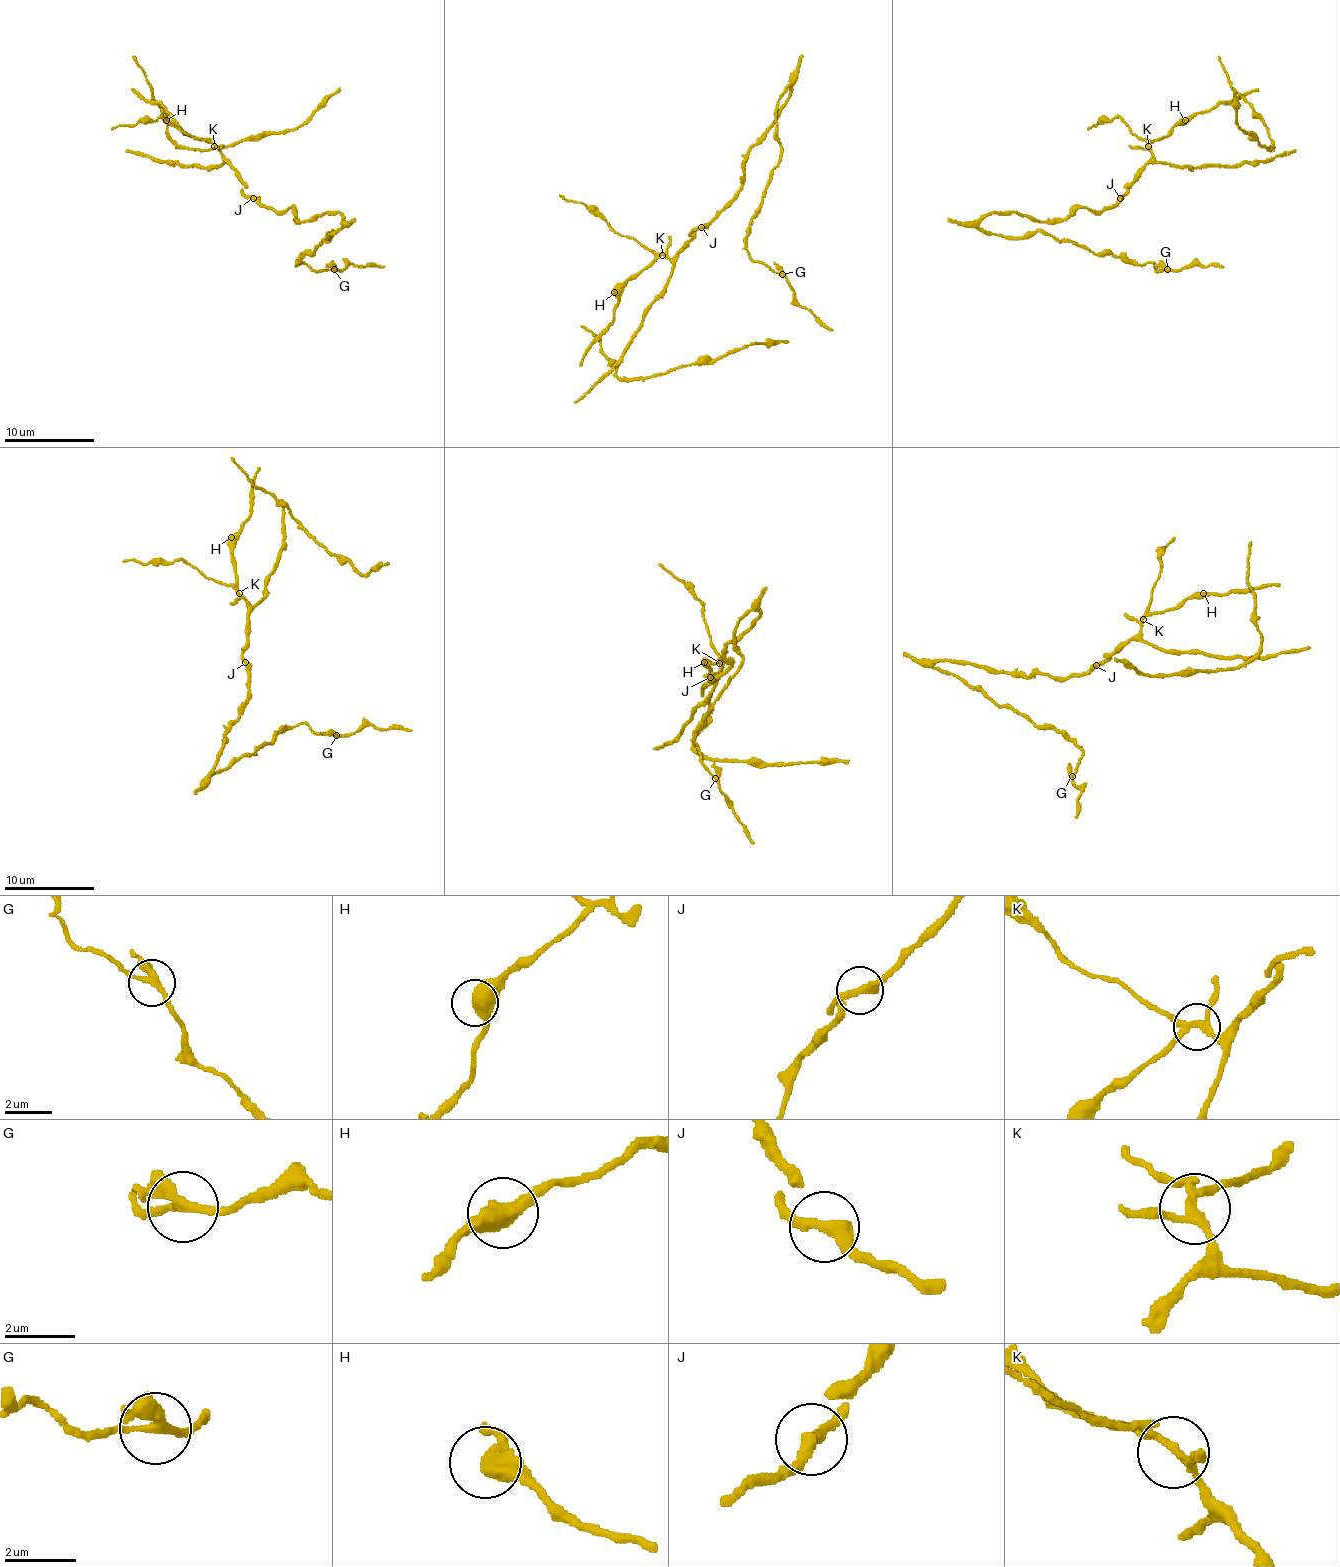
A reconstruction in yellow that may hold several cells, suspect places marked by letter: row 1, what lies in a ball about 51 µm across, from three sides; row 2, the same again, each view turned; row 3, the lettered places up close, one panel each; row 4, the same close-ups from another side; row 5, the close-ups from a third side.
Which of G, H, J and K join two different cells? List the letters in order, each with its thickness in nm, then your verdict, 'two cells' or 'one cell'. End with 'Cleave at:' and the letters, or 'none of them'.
G: 280 nm thick; one cell
H: 550 nm thick; one cell
J: 360 nm thick; one cell
K: 200 nm thick; one cell
Cleave at: none of them

